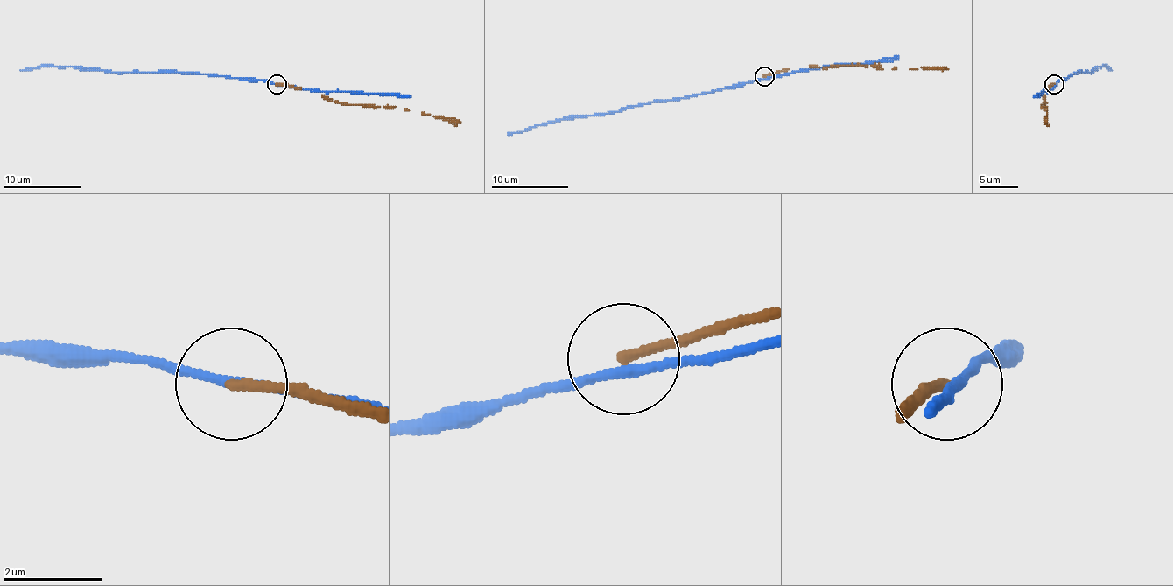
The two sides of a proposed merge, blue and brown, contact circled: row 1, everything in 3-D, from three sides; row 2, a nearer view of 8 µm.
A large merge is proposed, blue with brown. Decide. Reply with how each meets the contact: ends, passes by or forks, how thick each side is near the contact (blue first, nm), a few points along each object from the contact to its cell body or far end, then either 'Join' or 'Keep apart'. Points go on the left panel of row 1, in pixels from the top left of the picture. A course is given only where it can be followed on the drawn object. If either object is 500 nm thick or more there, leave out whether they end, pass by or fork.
At the ring blue passes by. At the ring brown ends. Thickness 180 nm (blue) against 190 nm. Course of blue: (276, 83), (213, 74), (118, 72), (68, 67), (20, 70). Course of brown: (276, 83), (347, 104), (395, 107), (454, 118), (460, 122). Keep apart

